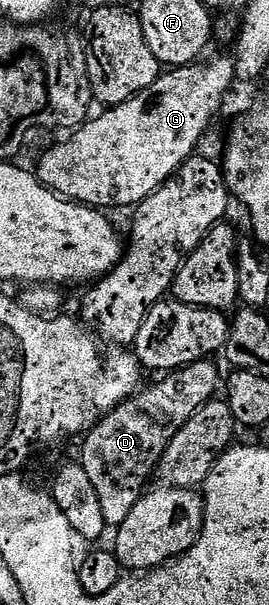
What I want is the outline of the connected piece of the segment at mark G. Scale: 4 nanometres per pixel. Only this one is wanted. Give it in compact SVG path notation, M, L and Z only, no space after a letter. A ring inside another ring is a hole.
M233 58L214 59L207 67L198 66L202 65L167 70L136 97L103 110L103 115L95 114L71 134L74 135L71 139L48 148L36 168L42 186L55 191L63 199L82 203L85 207L137 208L157 187L172 178L181 163L199 150L198 142L201 141L202 134L209 129L214 114L221 109L222 98L229 93L230 86L235 86Z

